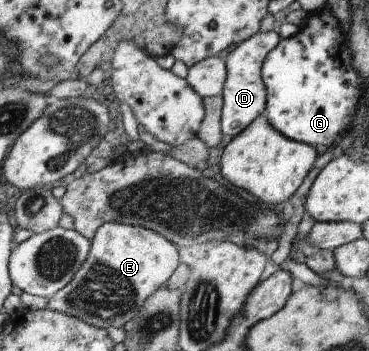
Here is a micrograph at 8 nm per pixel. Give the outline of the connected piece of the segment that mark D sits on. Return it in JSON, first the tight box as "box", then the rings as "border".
{"box":[221,30,280,137],"border":[[[269,30],[257,31],[248,39],[237,43],[224,59],[225,80],[221,91],[221,132],[228,137],[238,135],[253,119],[264,113],[266,90],[261,78],[261,65],[269,51],[280,41],[280,35]]]}

